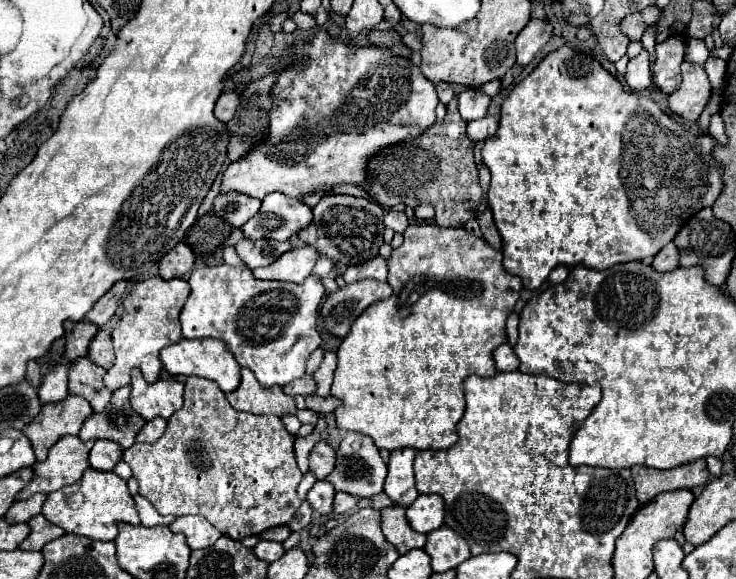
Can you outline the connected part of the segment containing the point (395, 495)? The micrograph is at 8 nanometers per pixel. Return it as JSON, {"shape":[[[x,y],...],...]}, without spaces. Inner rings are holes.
{"shape":[[[396,449],[390,453],[384,491],[396,505],[408,507],[418,497],[414,487],[414,457],[414,449]]]}

